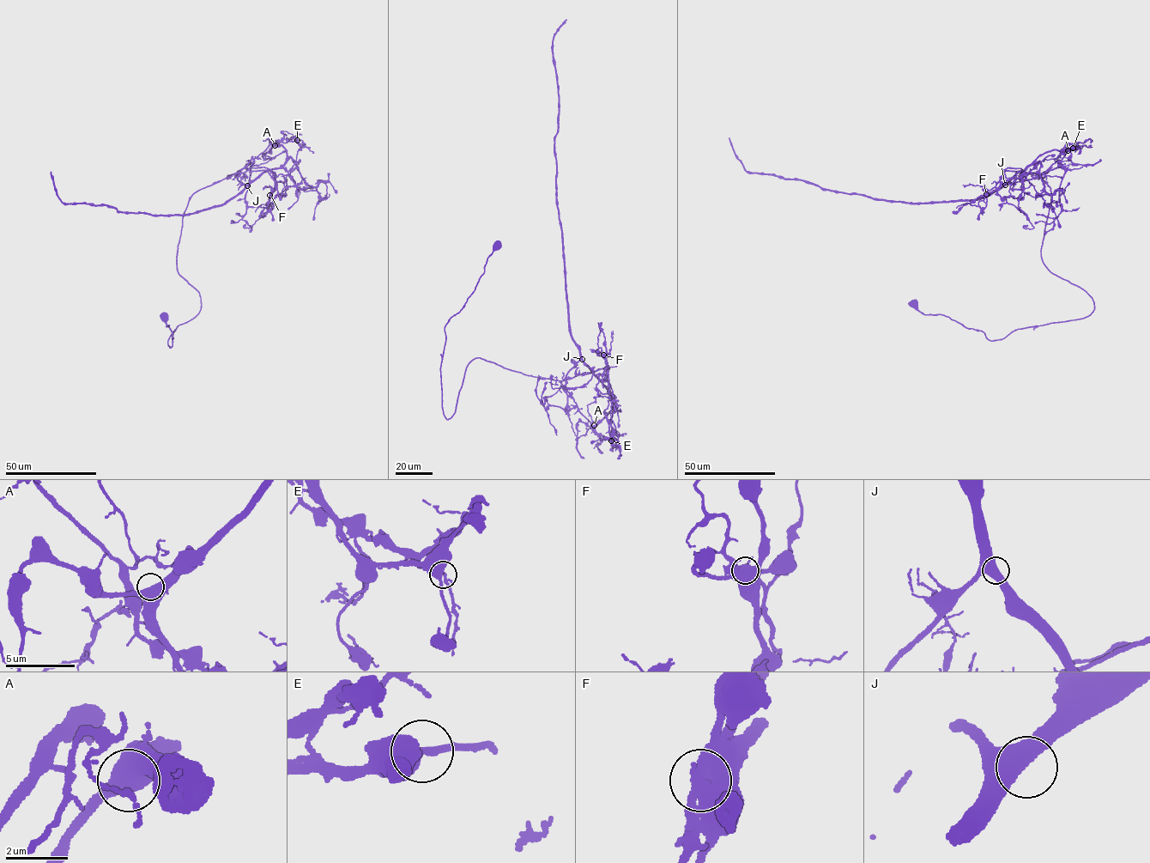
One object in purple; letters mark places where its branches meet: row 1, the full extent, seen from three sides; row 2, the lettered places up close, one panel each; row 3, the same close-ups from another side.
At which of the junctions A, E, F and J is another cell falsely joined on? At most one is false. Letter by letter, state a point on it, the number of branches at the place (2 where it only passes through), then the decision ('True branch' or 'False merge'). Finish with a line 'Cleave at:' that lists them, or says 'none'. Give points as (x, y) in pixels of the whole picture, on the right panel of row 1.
A: Place: (1068, 150). Branches: 2. True branch
E: Place: (1073, 148). Branches: 2. True branch
F: Place: (986, 194). Branches: 1. False merge
J: Place: (1005, 185). Branches: 2. True branch
Cleave at: F

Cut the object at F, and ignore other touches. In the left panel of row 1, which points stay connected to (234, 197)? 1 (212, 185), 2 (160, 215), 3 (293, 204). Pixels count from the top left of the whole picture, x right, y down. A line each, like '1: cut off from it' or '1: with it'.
1: cut off from it
2: with it
3: with it

